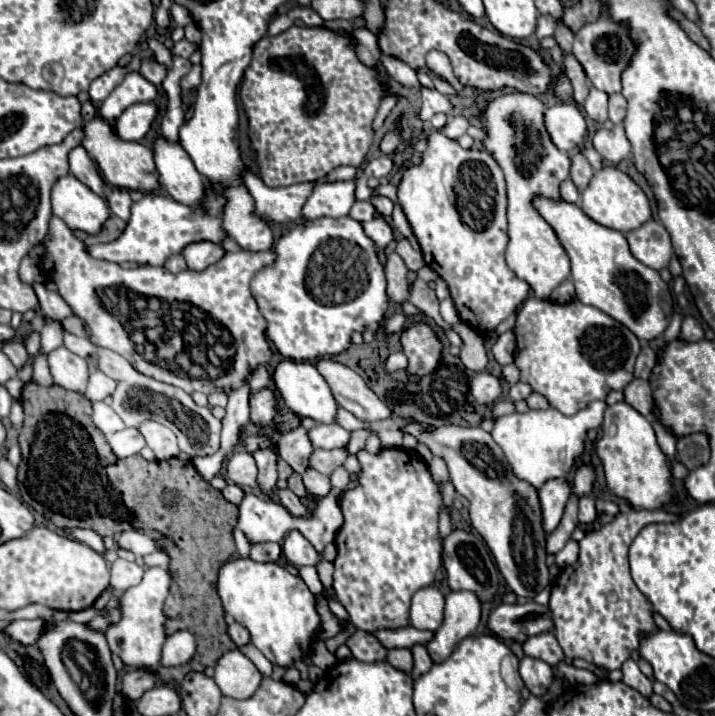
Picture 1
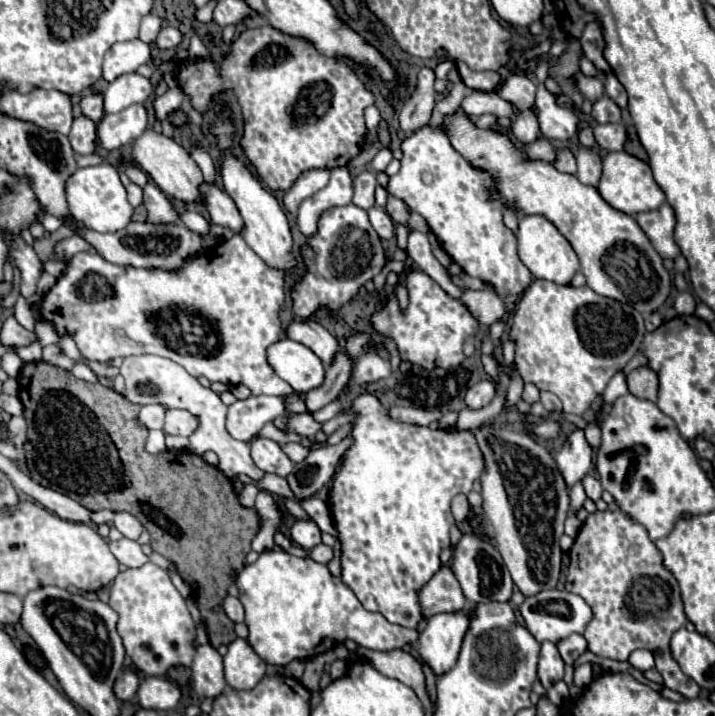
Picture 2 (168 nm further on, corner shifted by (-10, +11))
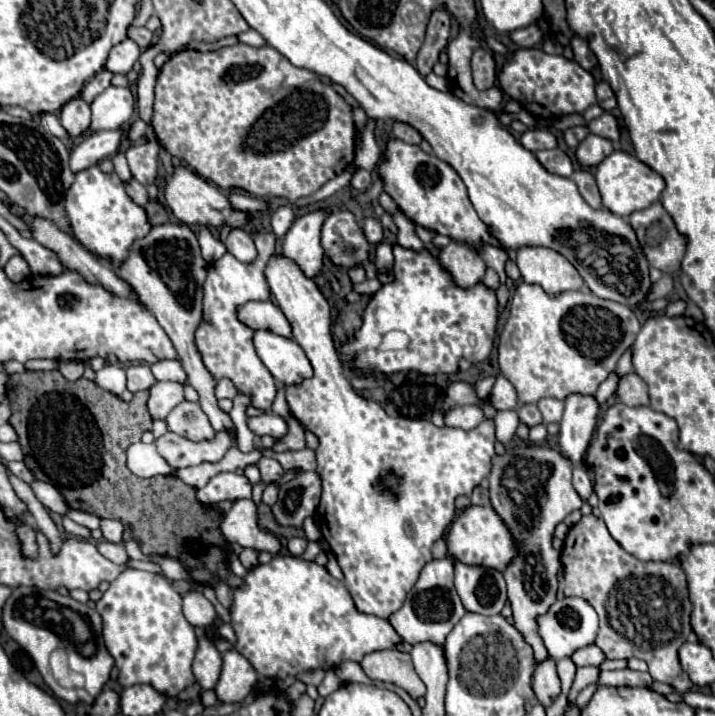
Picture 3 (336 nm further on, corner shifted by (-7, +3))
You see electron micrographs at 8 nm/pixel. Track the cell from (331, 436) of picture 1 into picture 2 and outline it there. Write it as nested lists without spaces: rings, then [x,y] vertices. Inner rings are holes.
[[[288,413],[288,417],[290,417],[290,431],[292,433],[308,437],[308,435],[316,435],[320,431],[320,423],[316,423],[312,419],[312,415],[308,415],[308,413],[304,413],[304,415]]]

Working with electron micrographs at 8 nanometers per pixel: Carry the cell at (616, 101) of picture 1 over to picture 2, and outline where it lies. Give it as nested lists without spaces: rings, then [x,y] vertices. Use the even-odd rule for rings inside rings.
[[[606,73],[606,81],[604,81],[604,91],[606,95],[618,105],[618,107],[626,107],[626,89],[620,85],[620,81],[614,77],[614,73]]]

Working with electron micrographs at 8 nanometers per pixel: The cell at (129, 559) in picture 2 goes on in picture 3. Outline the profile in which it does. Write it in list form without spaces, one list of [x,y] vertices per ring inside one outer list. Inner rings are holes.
[[[103,541],[103,543],[99,543],[97,545],[97,549],[99,549],[99,553],[103,555],[103,557],[107,557],[109,561],[113,561],[113,563],[117,563],[117,565],[125,565],[127,563],[127,551],[125,551],[125,547],[123,547],[123,543],[111,543],[111,541]]]

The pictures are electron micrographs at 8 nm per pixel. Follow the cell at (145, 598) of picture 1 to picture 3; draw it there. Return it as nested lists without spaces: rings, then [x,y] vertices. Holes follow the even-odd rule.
[[[125,569],[103,593],[95,607],[103,617],[103,639],[109,653],[115,659],[119,669],[119,683],[123,687],[131,687],[137,683],[147,683],[155,687],[159,693],[167,697],[177,697],[187,685],[195,681],[191,673],[191,663],[197,649],[197,637],[193,625],[181,613],[181,595],[177,595],[169,581],[157,573],[139,571],[139,569]]]

